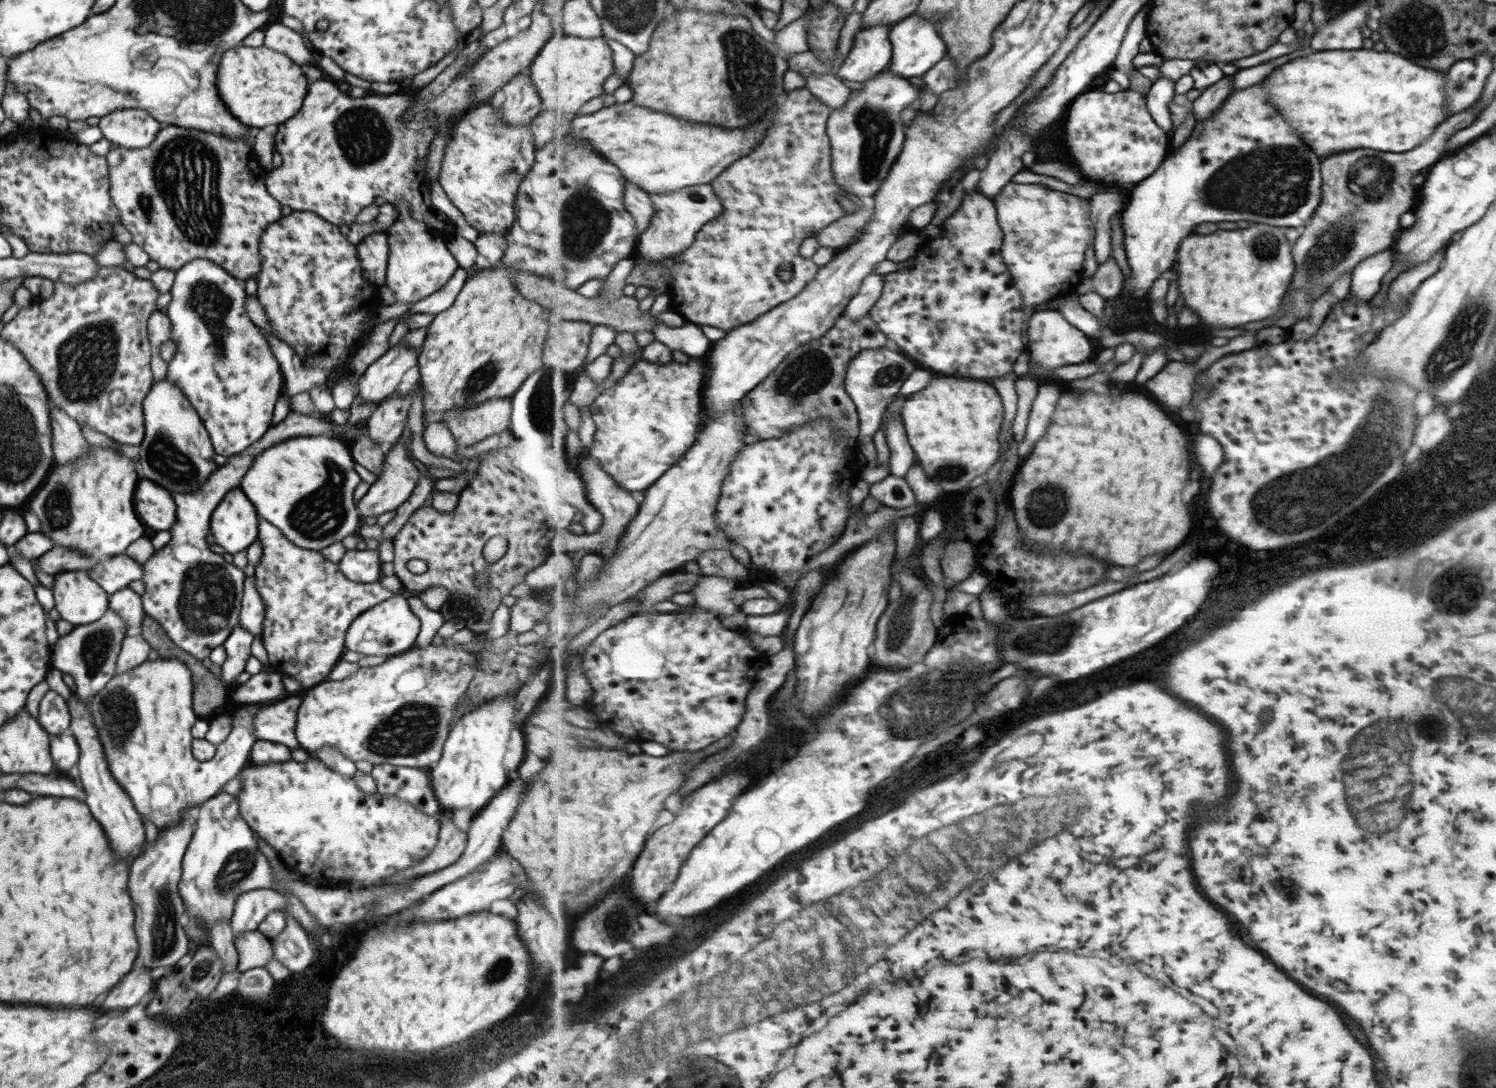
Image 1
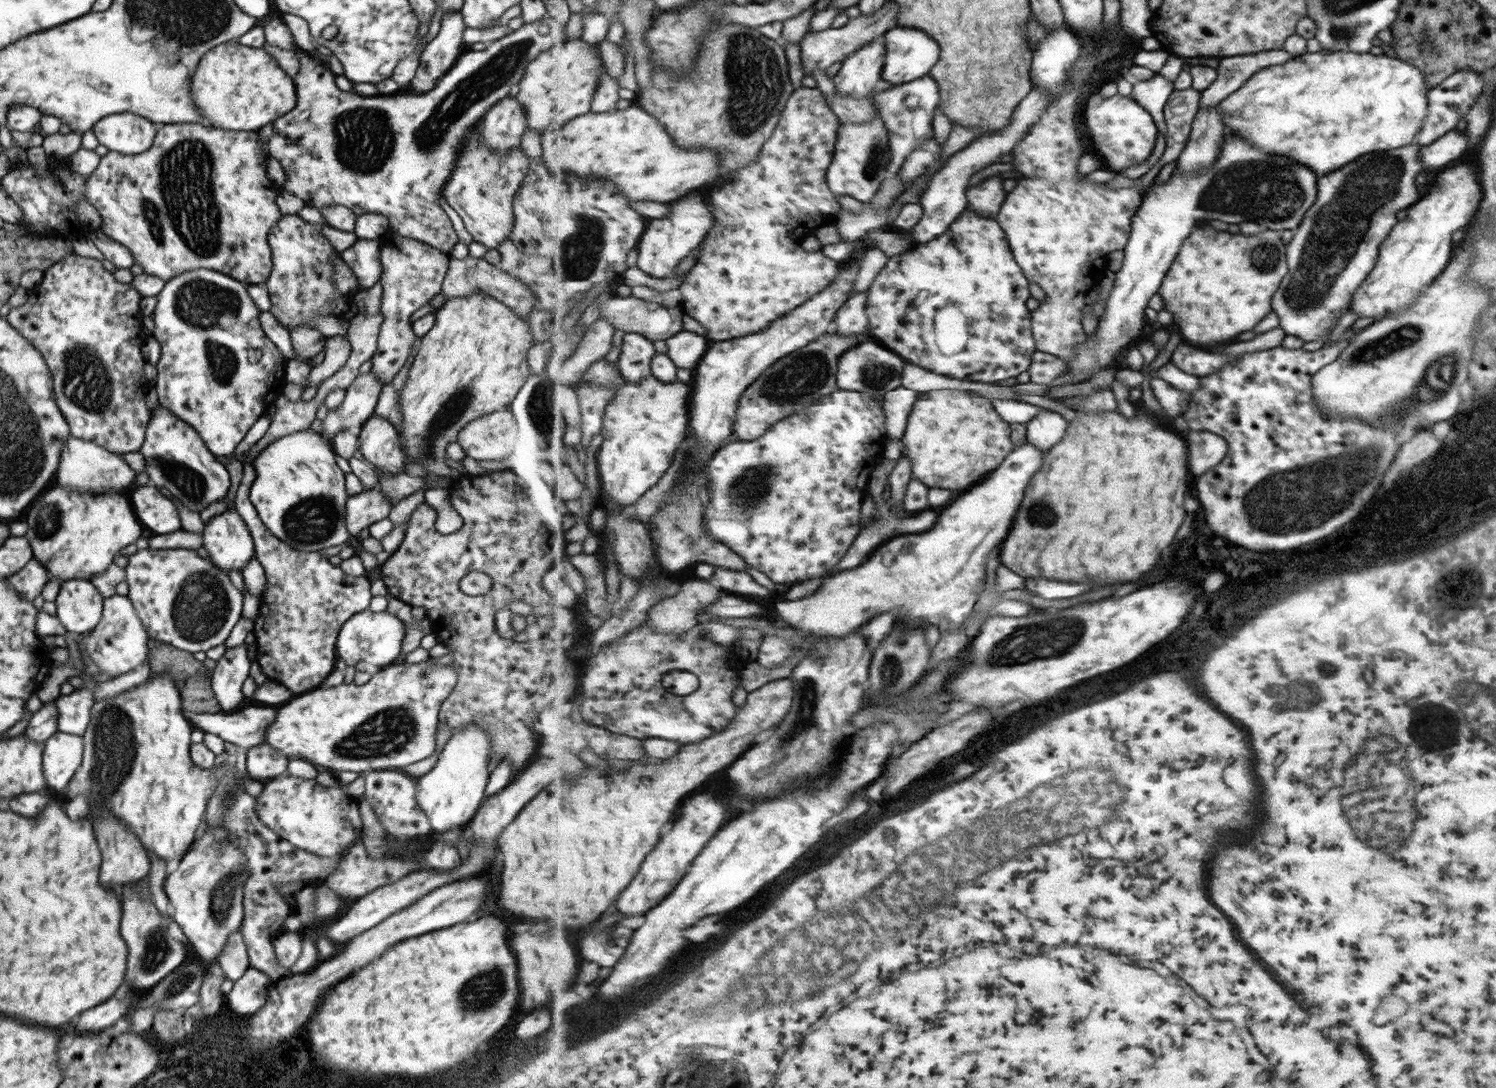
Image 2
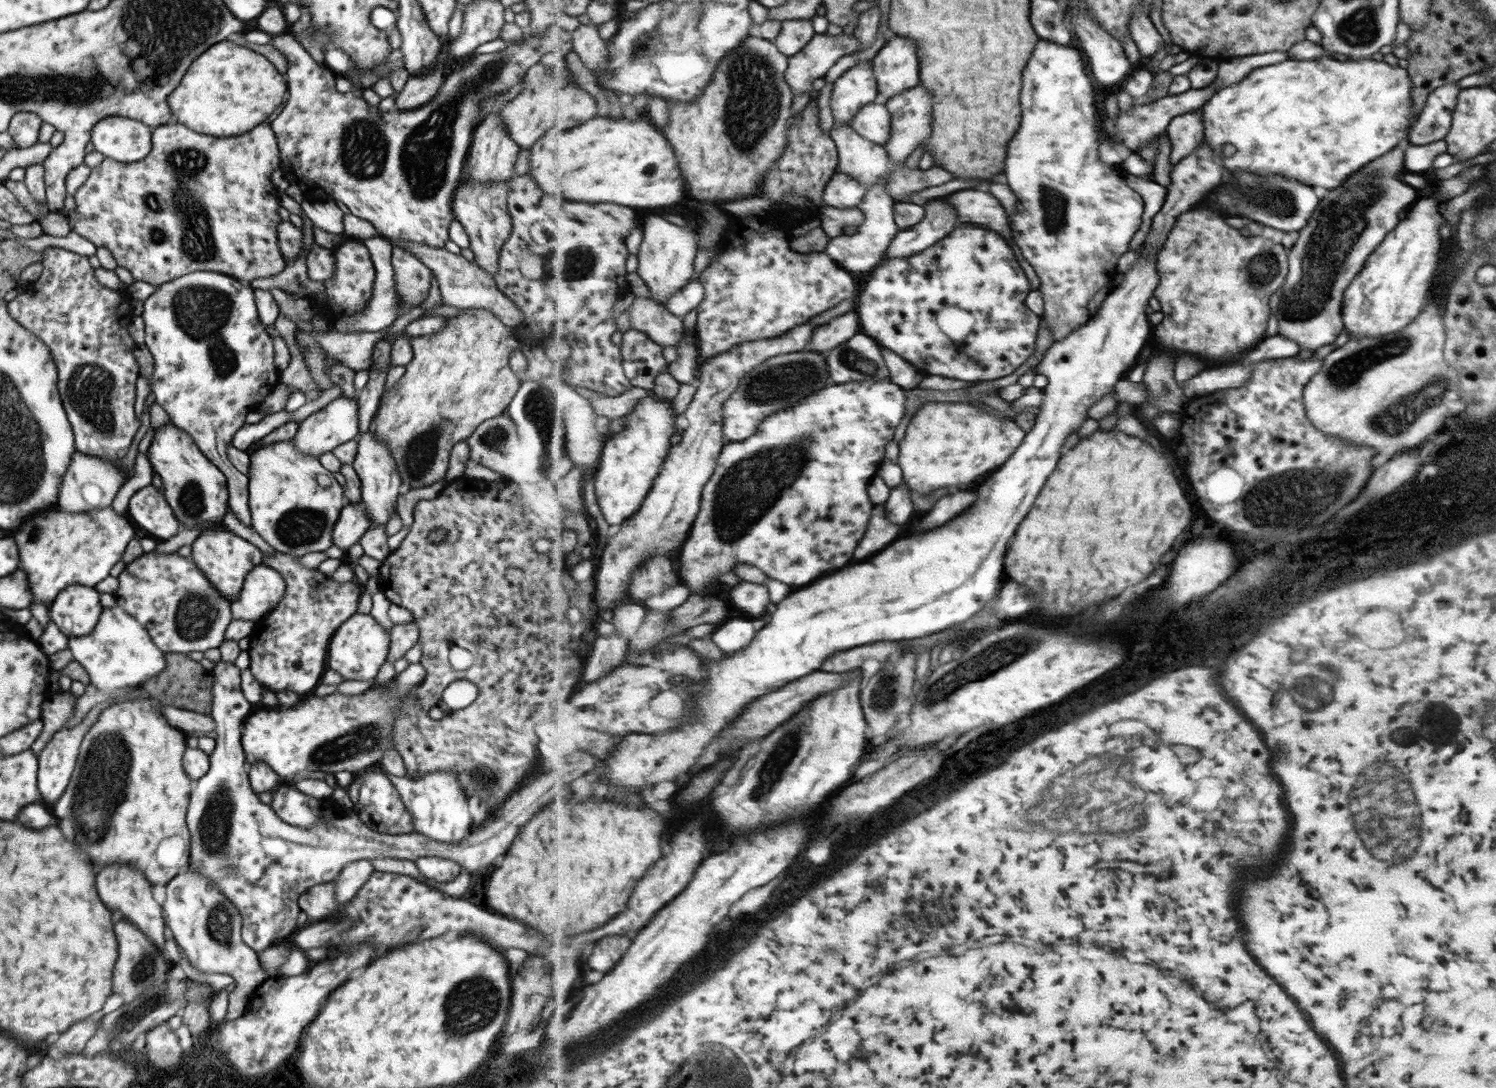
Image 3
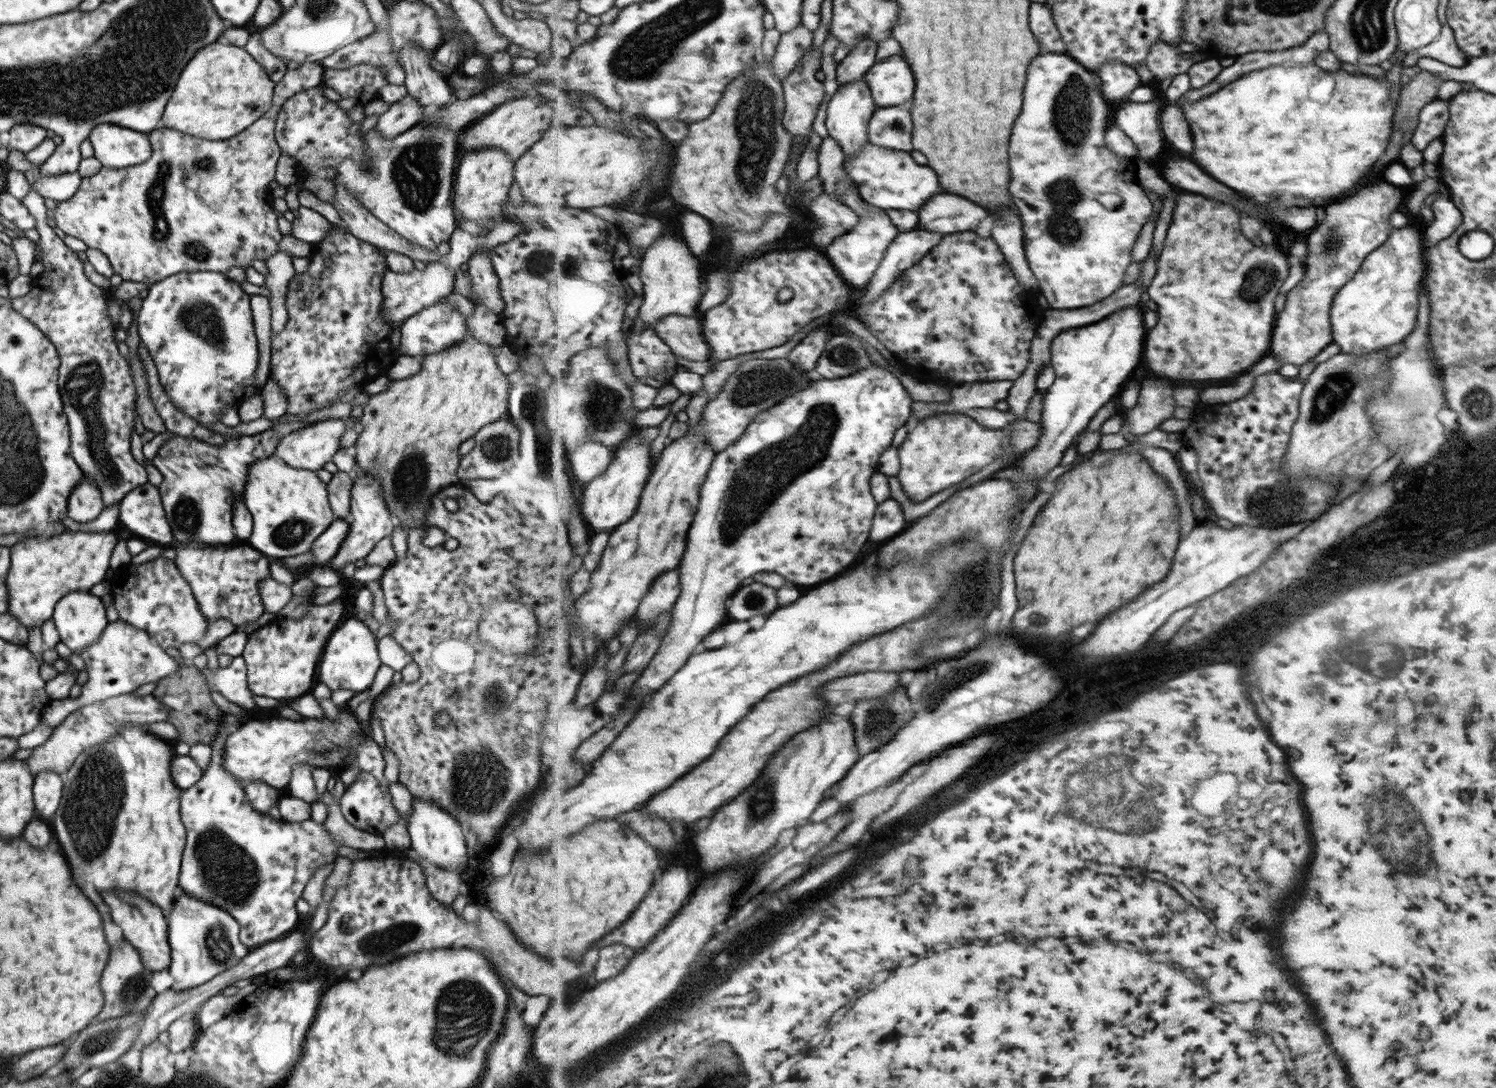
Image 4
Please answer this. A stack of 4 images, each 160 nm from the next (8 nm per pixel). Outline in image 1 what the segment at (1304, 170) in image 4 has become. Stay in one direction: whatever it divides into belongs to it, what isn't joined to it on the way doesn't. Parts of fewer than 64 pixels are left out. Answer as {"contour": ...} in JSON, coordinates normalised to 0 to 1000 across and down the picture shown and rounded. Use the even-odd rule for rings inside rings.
{"contour":[[[887,46],[855,61],[848,75],[848,86],[883,145],[904,136],[939,140],[966,110],[966,71],[967,65],[949,63],[930,48]]]}

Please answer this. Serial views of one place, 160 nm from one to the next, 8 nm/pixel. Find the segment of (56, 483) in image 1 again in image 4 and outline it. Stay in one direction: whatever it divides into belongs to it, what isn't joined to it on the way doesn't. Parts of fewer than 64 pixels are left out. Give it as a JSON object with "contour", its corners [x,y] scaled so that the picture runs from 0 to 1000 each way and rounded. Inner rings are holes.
{"contour":[[[42,488],[35,494],[19,494],[7,502],[7,521],[2,531],[5,540],[5,564],[15,574],[18,579],[27,575],[35,565],[35,559],[45,544],[59,543],[70,533],[73,521],[74,506],[79,497],[74,488]]]}

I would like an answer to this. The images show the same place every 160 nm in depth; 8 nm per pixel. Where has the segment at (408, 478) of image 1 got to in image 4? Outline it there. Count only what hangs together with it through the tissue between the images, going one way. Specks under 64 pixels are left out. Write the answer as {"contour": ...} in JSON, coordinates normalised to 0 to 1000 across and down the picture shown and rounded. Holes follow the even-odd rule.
{"contour":[[[224,477],[216,489],[213,493],[208,501],[207,507],[209,509],[207,517],[203,518],[203,522],[206,524],[209,520],[217,520],[232,493],[233,481],[229,477]]]}

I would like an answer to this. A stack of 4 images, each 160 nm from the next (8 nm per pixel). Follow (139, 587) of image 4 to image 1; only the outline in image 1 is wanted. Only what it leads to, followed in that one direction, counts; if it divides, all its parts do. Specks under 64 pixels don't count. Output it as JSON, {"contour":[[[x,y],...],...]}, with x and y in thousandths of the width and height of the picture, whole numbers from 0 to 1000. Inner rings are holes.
{"contour":[[[193,378],[186,390],[180,392],[174,404],[161,416],[152,420],[152,425],[140,436],[132,450],[114,453],[118,465],[117,480],[112,487],[114,496],[108,505],[104,506],[98,517],[94,518],[96,543],[93,547],[93,551],[96,564],[106,572],[117,595],[134,608],[135,605],[139,605],[142,595],[148,593],[154,578],[159,574],[162,546],[162,535],[164,529],[161,523],[142,507],[138,503],[137,493],[140,489],[142,469],[152,450],[160,447],[164,433],[168,429],[169,421],[177,412],[193,403],[215,399],[234,409],[239,397],[245,399],[245,390],[242,394],[239,394],[237,390],[227,393],[217,382],[212,384]]]}

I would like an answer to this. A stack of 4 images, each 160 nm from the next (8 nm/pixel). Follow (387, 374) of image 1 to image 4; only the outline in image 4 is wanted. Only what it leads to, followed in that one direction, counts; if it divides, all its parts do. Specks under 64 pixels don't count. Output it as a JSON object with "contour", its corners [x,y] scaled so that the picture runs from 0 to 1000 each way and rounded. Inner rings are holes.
{"contour":[[[221,384],[207,389],[188,401],[181,419],[195,430],[213,432],[221,424],[231,396],[228,385]]]}

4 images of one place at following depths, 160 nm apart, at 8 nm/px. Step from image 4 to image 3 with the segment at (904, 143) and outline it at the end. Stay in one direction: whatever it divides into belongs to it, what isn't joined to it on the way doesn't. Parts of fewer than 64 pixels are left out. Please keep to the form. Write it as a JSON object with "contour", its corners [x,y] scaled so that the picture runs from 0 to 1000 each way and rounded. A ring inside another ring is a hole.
{"contour":[[[590,92],[582,94],[570,108],[569,117],[577,127],[591,133],[596,125],[597,109]]]}

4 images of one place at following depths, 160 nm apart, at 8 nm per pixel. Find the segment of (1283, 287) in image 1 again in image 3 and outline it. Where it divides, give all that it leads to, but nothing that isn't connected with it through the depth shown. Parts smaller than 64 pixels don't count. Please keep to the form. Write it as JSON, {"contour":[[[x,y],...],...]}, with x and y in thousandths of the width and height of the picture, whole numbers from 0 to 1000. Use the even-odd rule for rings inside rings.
{"contour":[[[799,191],[789,197],[774,233],[775,261],[772,272],[777,279],[779,294],[772,300],[776,322],[799,325],[808,333],[822,333],[844,311],[847,274],[858,261],[859,230],[850,221],[831,219],[814,195]],[[828,246],[828,248],[827,248]],[[826,305],[826,313],[824,313]]]}

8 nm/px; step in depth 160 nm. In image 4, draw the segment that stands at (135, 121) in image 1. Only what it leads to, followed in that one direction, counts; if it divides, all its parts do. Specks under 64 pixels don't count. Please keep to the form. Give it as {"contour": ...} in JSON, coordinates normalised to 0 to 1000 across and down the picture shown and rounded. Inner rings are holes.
{"contour":[[[76,114],[64,115],[58,126],[62,142],[69,153],[84,154],[100,144],[99,124]]]}

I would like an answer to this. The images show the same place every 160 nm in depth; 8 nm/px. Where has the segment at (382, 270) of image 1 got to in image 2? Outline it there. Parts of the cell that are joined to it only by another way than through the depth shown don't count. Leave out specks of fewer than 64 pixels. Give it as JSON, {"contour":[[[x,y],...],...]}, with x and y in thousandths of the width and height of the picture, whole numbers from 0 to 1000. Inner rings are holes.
{"contour":[[[239,220],[233,228],[229,230],[227,235],[237,253],[239,267],[247,265],[254,257],[255,244],[253,220]]]}

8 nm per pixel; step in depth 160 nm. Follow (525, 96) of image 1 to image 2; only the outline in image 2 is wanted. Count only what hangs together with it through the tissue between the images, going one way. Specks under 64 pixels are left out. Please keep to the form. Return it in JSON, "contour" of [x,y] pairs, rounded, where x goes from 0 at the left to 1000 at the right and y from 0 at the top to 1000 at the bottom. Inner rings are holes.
{"contour":[[[343,86],[334,90],[330,94],[325,102],[320,115],[320,123],[324,130],[324,132],[329,139],[338,139],[343,135],[348,134],[348,124],[351,121],[352,103],[349,100],[348,94]]]}

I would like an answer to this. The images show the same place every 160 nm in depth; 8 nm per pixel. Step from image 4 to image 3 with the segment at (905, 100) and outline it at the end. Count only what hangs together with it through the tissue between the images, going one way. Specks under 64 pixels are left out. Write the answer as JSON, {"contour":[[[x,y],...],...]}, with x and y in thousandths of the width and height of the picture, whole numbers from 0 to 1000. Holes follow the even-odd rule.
{"contour":[[[599,31],[582,57],[590,93],[612,81],[616,75],[613,39],[609,35]]]}

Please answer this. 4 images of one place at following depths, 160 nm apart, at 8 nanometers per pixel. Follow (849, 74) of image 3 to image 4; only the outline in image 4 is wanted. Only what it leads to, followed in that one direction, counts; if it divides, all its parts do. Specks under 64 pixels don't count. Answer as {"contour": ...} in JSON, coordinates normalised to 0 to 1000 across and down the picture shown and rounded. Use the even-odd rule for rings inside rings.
{"contour":[[[573,73],[560,80],[553,98],[552,118],[554,124],[562,134],[565,143],[574,140],[581,130],[581,112],[586,101],[586,95],[583,87],[583,81],[578,73]]]}

